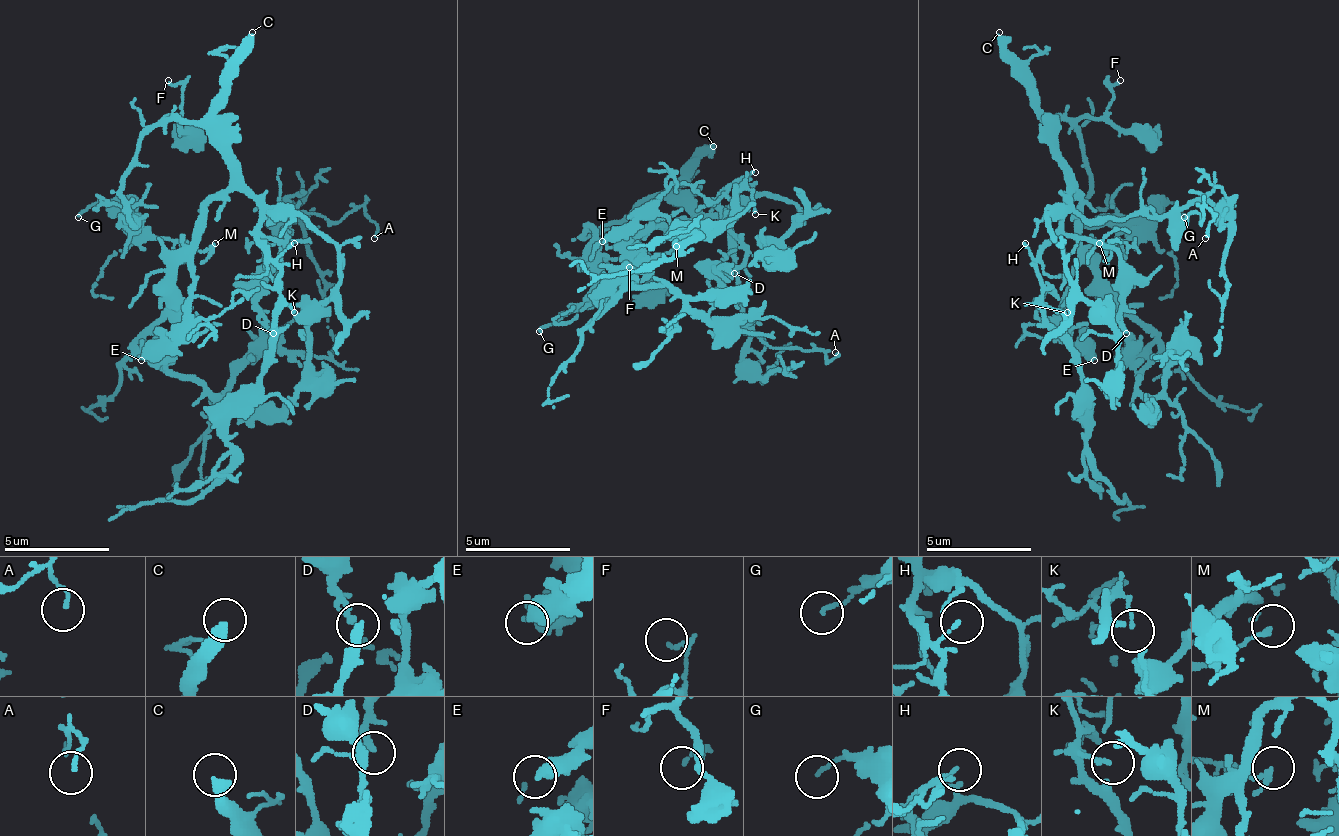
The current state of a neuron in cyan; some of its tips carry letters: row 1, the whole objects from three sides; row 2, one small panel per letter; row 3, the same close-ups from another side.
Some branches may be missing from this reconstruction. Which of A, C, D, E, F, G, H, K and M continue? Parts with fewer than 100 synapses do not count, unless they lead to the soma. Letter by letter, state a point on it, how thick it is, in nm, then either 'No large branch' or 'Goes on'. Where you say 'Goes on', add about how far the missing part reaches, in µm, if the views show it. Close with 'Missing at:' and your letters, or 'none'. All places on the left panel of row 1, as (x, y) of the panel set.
A: Place: (374, 238). Thickness 110 nm. No large branch
C: Place: (252, 32). Thickness 400 nm. Goes on. Missing length about 100 µm
D: Place: (273, 333). Thickness 190 nm. No large branch
E: Place: (141, 360). Thickness 360 nm. No large branch
F: Place: (168, 80). Thickness 80 nm. No large branch
G: Place: (78, 217). Thickness 120 nm. No large branch
H: Place: (294, 243). Thickness 100 nm. No large branch
K: Place: (294, 312). Thickness 80 nm. No large branch
M: Place: (215, 243). Thickness 160 nm. No large branch
Missing at: C

